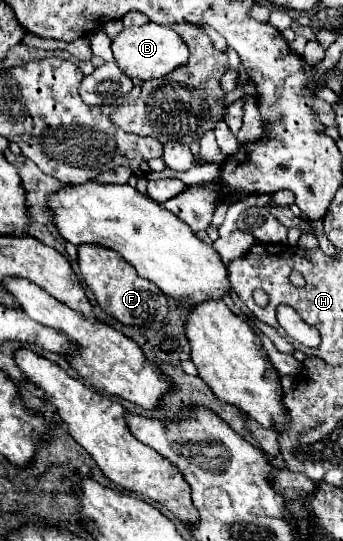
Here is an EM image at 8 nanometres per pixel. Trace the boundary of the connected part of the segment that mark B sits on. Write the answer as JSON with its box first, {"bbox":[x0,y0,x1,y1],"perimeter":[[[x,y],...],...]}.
{"bbox":[112,24,188,80],"perimeter":[[[144,24],[144,26],[130,26],[122,28],[114,38],[112,38],[112,54],[118,64],[118,68],[130,76],[130,78],[140,78],[140,80],[152,80],[152,78],[162,78],[168,72],[172,72],[176,66],[184,64],[188,60],[188,48],[182,42],[182,38],[166,26],[160,24]]]}

